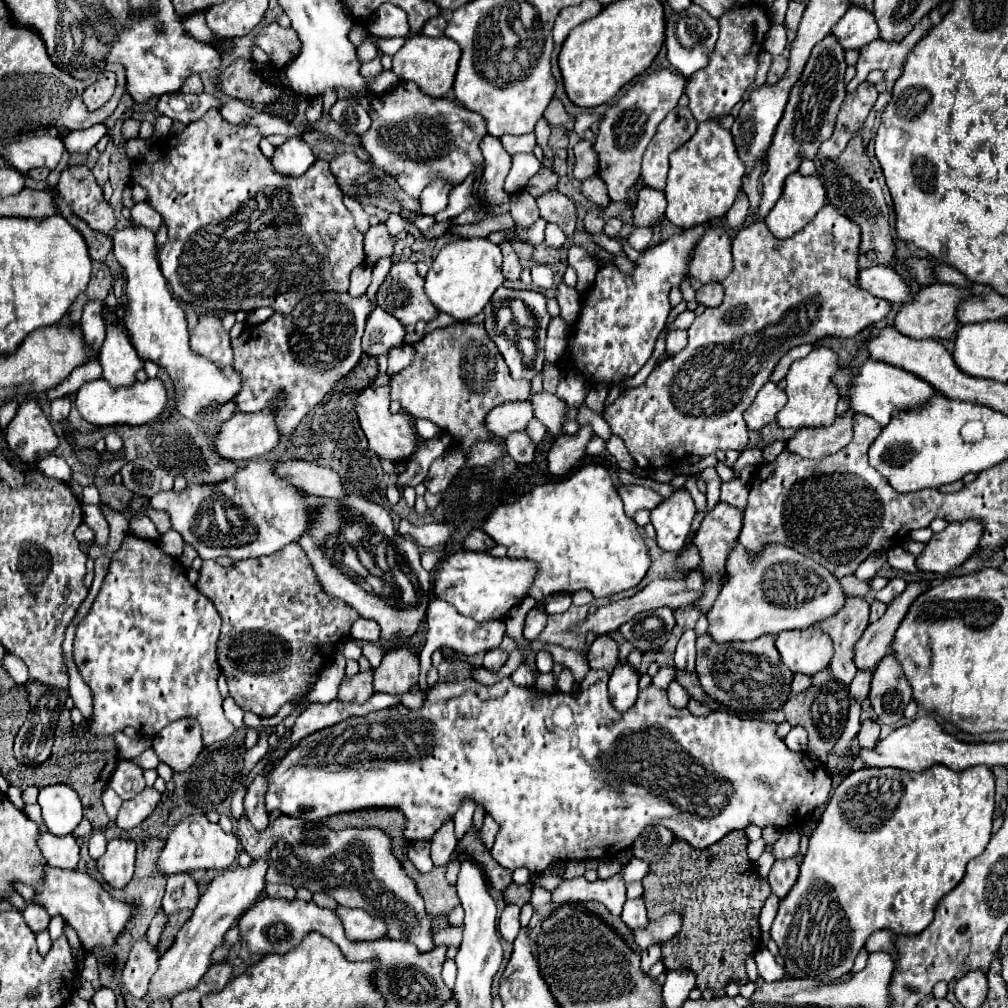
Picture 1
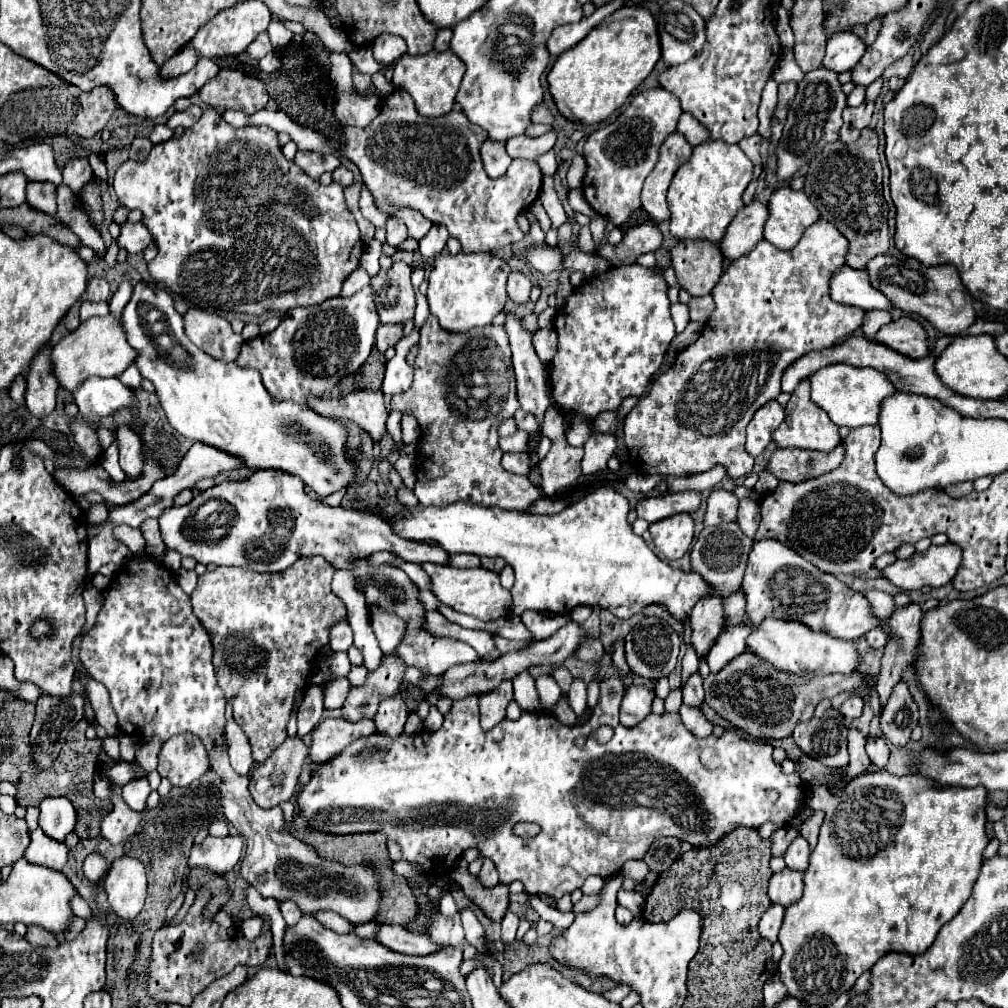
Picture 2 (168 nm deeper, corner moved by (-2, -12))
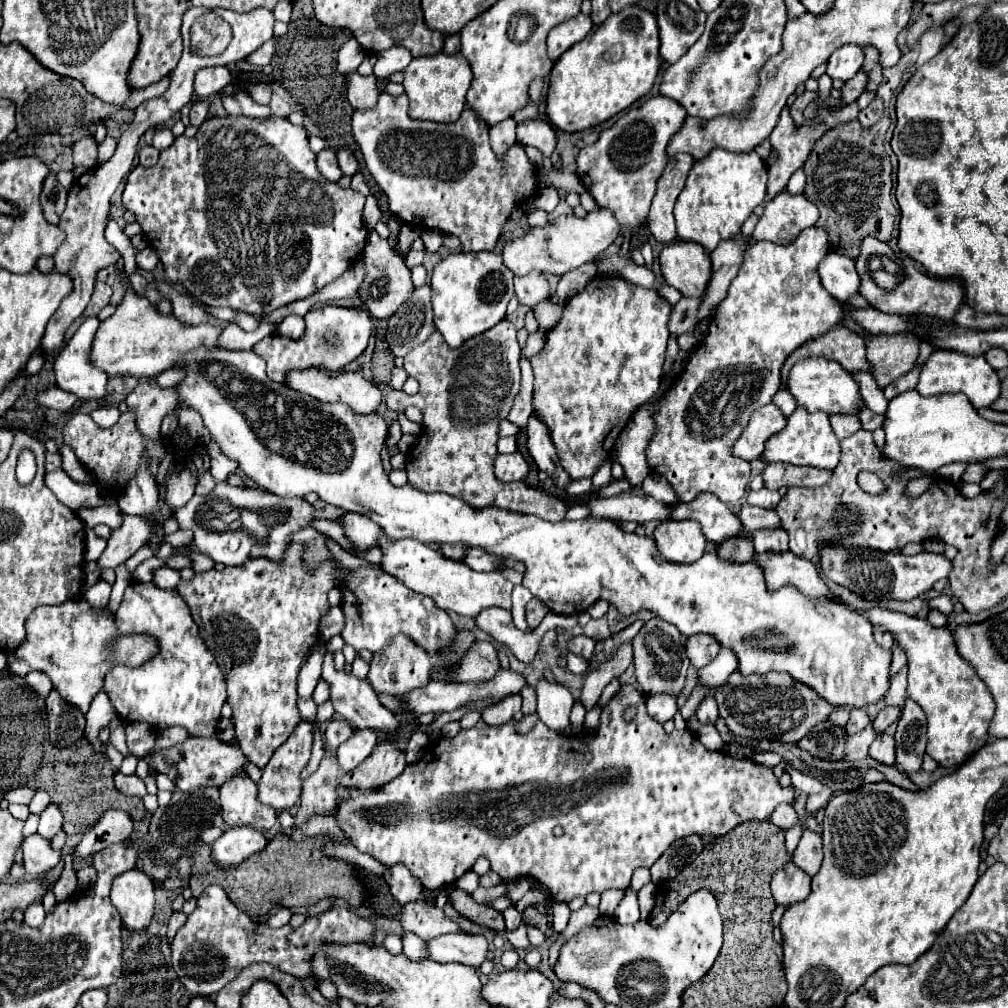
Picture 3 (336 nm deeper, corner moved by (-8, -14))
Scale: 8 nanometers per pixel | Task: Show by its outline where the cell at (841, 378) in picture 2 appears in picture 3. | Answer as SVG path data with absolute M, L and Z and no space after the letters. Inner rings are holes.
M808 358L804 362L798 362L788 378L788 390L794 394L796 402L804 406L810 412L826 412L826 414L844 414L844 416L856 416L860 410L864 410L864 398L860 394L860 386L854 380L852 372L844 370L838 362L824 360L824 358Z

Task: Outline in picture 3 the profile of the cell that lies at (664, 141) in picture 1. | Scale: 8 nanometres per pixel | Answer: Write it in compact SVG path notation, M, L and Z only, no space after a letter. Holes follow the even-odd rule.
M680 152L668 160L658 180L658 190L654 194L650 214L648 214L648 226L654 238L660 242L670 242L676 238L676 222L674 222L672 208L680 190L684 188L692 164L694 158L690 154Z

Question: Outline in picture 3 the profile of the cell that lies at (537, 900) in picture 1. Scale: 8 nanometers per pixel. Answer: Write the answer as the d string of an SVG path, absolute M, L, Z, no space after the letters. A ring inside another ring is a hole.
M522 924L522 926L520 926L518 930L514 930L514 932L508 932L506 938L510 940L510 944L512 944L514 948L528 948L528 946L530 946L528 926L526 926L526 924Z

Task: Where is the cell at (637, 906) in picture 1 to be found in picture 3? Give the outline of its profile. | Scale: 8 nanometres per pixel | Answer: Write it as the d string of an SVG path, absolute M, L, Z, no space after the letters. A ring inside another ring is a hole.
M632 888L626 890L624 900L614 910L614 918L616 918L618 924L632 924L632 922L636 922L640 918L640 914L638 914L638 902L636 902L636 892Z

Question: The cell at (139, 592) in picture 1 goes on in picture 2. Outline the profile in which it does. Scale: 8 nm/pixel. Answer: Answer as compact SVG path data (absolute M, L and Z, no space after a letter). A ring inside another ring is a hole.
M132 558L118 572L112 586L104 592L104 606L98 612L94 628L80 642L80 660L88 674L108 688L120 730L136 742L144 742L154 736L166 742L176 734L192 732L204 742L208 752L216 746L228 746L224 734L226 698L216 684L210 636L194 616L190 596L182 592L176 576L152 558Z

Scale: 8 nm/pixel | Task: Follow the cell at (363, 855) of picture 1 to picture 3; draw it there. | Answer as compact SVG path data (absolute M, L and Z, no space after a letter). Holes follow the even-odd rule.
M238 772L220 786L220 802L224 822L230 828L250 826L260 832L268 832L278 818L276 810L262 806L256 800L256 784L244 772Z

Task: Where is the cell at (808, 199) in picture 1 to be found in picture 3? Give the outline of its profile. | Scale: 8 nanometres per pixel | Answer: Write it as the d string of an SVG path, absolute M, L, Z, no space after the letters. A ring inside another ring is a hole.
M786 190L772 198L760 222L754 228L754 240L768 240L774 244L790 244L796 236L818 222L818 208L804 194L788 194Z

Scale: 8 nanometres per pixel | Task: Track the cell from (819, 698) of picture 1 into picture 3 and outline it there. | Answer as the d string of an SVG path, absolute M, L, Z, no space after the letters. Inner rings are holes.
M828 720L814 726L814 730L804 736L798 746L812 756L824 760L844 760L844 746L846 746L846 730L836 726Z

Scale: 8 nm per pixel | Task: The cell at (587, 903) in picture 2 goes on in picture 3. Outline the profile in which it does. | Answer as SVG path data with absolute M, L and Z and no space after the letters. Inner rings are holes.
M584 904L584 906L582 906L580 910L576 910L576 912L572 912L570 922L568 922L568 928L566 928L562 934L558 934L558 940L550 946L550 966L554 966L554 962L556 962L558 952L560 952L560 946L562 946L568 938L576 936L582 928L590 926L598 916L600 916L598 908L590 908L588 904Z

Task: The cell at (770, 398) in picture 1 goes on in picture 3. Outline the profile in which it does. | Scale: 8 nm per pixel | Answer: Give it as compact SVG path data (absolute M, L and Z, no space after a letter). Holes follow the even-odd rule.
M776 404L762 406L760 410L756 410L752 414L752 420L744 428L738 442L734 444L734 448L732 448L734 456L744 458L748 462L760 458L762 452L764 452L766 440L770 436L778 434L784 426L786 426L786 418L784 418L784 414L780 412L780 408Z

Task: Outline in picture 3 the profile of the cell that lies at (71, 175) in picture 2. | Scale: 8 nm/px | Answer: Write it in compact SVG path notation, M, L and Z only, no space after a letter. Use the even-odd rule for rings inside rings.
M92 136L78 140L74 146L74 166L84 166L84 168L94 168L98 162L98 150L96 142Z

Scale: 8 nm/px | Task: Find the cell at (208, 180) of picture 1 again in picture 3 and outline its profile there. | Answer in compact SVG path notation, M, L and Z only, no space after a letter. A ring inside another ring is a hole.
M224 116L224 118L208 118L200 124L198 134L194 138L184 138L178 136L170 148L160 152L160 160L152 168L136 166L128 180L126 188L122 194L122 204L126 210L134 212L138 224L142 226L144 236L148 242L154 246L154 250L160 256L162 268L164 268L164 278L172 284L182 284L186 292L198 300L204 306L228 306L234 310L242 310L248 314L268 314L280 306L286 306L294 300L310 298L314 292L320 288L328 286L336 278L340 278L364 252L366 240L368 240L368 230L362 222L362 208L364 208L364 196L354 192L352 188L340 188L338 184L328 182L316 168L314 162L316 154L308 148L308 134L302 126L294 126L284 118L270 116L266 120L258 118L236 118L236 116Z

